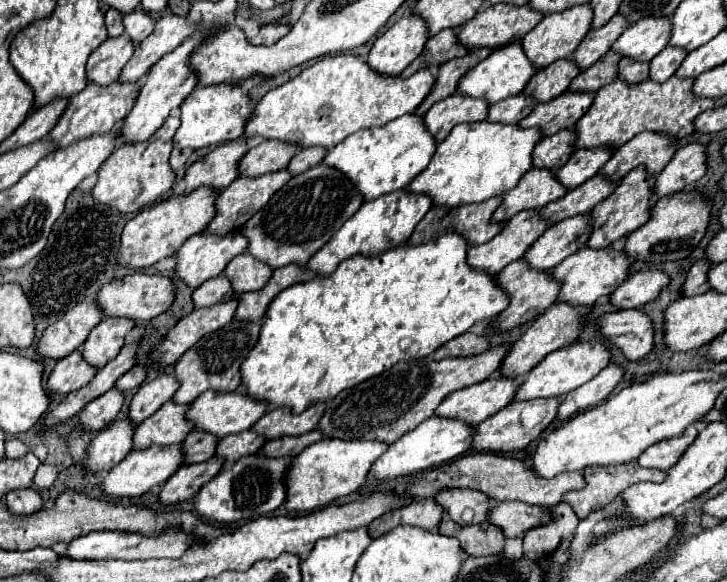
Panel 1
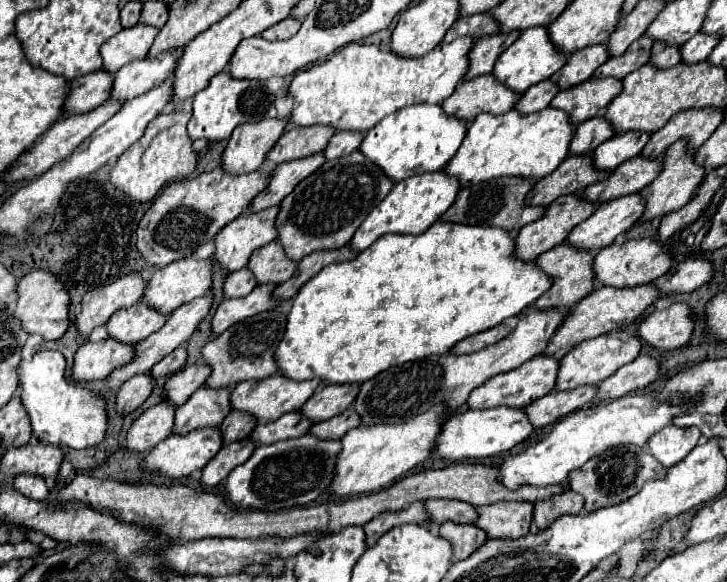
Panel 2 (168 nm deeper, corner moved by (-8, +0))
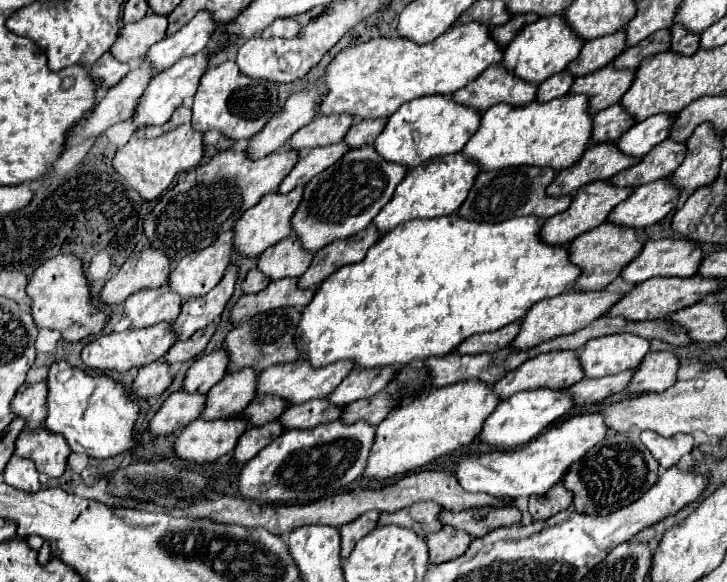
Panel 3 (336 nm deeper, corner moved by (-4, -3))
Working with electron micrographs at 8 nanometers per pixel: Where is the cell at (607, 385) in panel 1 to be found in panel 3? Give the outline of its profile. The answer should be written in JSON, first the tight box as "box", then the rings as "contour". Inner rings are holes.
{"box":[624,352,678,394],"contour":[[[648,352],[636,368],[630,384],[624,388],[626,394],[660,392],[676,382],[678,358],[672,352]]]}

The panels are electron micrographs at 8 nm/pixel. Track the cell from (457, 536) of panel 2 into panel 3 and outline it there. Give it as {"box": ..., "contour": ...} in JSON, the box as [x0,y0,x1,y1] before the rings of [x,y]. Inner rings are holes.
{"box":[426,526,470,564],"contour":[[[444,526],[440,532],[430,534],[426,538],[428,550],[430,550],[430,562],[442,564],[448,560],[454,560],[456,556],[462,556],[470,546],[470,536],[464,530],[456,530],[452,526]]]}

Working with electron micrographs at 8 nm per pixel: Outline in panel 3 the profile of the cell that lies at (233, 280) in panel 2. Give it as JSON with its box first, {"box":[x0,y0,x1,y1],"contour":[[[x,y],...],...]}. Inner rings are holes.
{"box":[242,268,268,294],"contour":[[[258,268],[250,270],[250,272],[246,274],[244,282],[242,282],[242,290],[244,290],[244,294],[260,292],[260,290],[264,290],[264,286],[268,286],[268,278],[260,276],[260,270],[258,270]]]}

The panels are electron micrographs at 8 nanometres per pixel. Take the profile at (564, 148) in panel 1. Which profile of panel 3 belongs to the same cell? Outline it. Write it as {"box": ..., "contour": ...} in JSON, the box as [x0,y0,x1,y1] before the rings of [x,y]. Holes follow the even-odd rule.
{"box":[592,104,634,144],"contour":[[[614,104],[598,114],[594,114],[592,120],[592,140],[594,144],[614,144],[634,122],[628,122],[624,118],[624,110],[620,110],[620,104]]]}

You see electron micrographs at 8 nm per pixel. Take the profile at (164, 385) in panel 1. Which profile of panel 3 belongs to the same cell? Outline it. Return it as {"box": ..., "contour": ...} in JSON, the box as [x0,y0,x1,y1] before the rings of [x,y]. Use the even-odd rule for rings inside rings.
{"box":[182,350,228,394],"contour":[[[216,350],[216,352],[210,352],[210,354],[198,358],[188,368],[182,390],[184,392],[188,390],[188,394],[194,394],[194,392],[206,394],[224,376],[226,364],[228,364],[228,356],[222,350]]]}

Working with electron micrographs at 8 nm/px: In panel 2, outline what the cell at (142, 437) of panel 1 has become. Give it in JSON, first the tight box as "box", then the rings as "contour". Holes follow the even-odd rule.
{"box":[172,387,232,433],"contour":[[[200,387],[184,405],[176,409],[176,423],[172,433],[188,433],[200,427],[216,427],[224,421],[232,407],[228,407],[230,389]]]}

